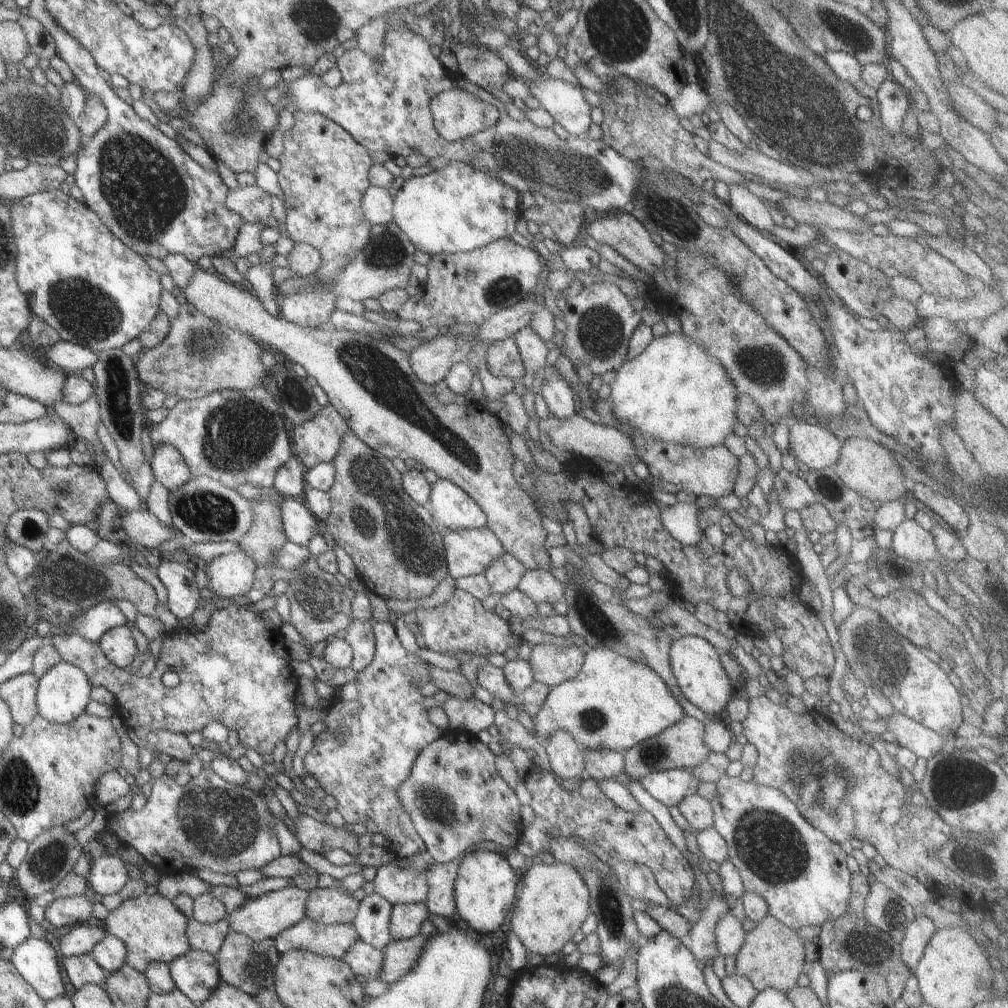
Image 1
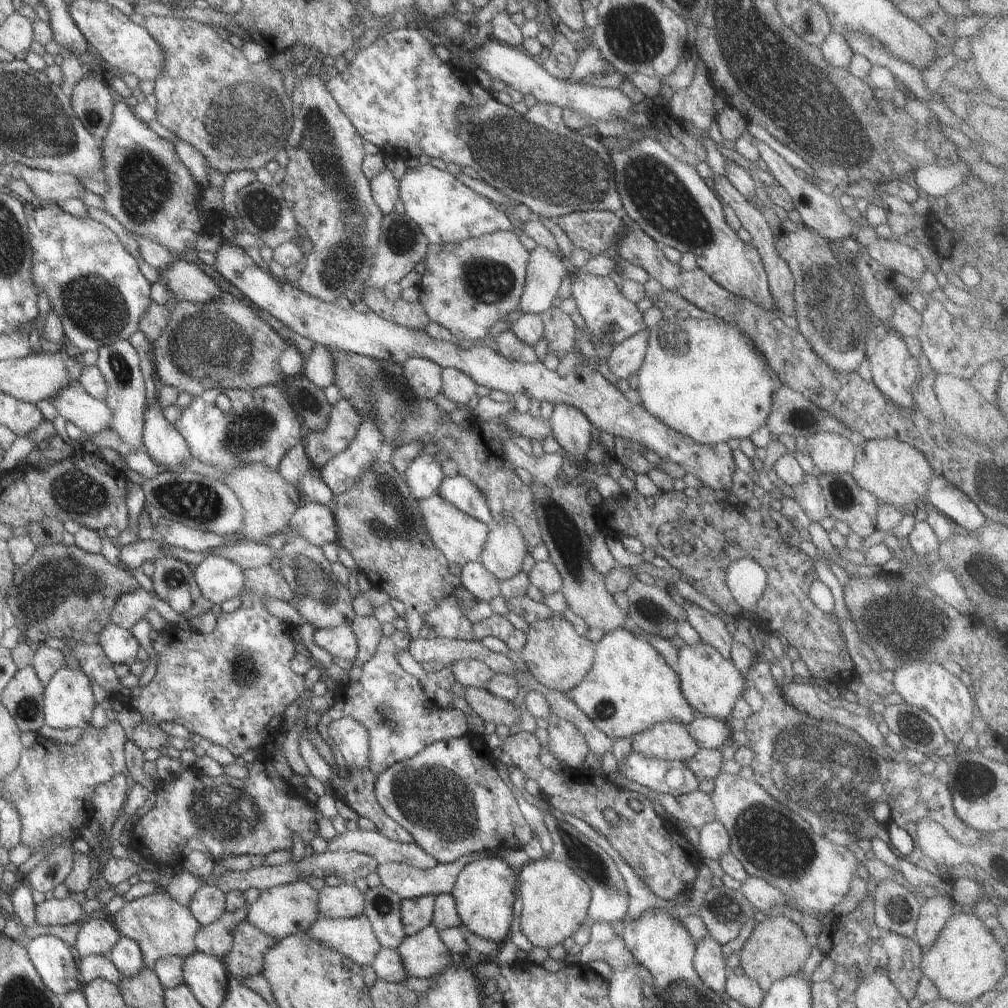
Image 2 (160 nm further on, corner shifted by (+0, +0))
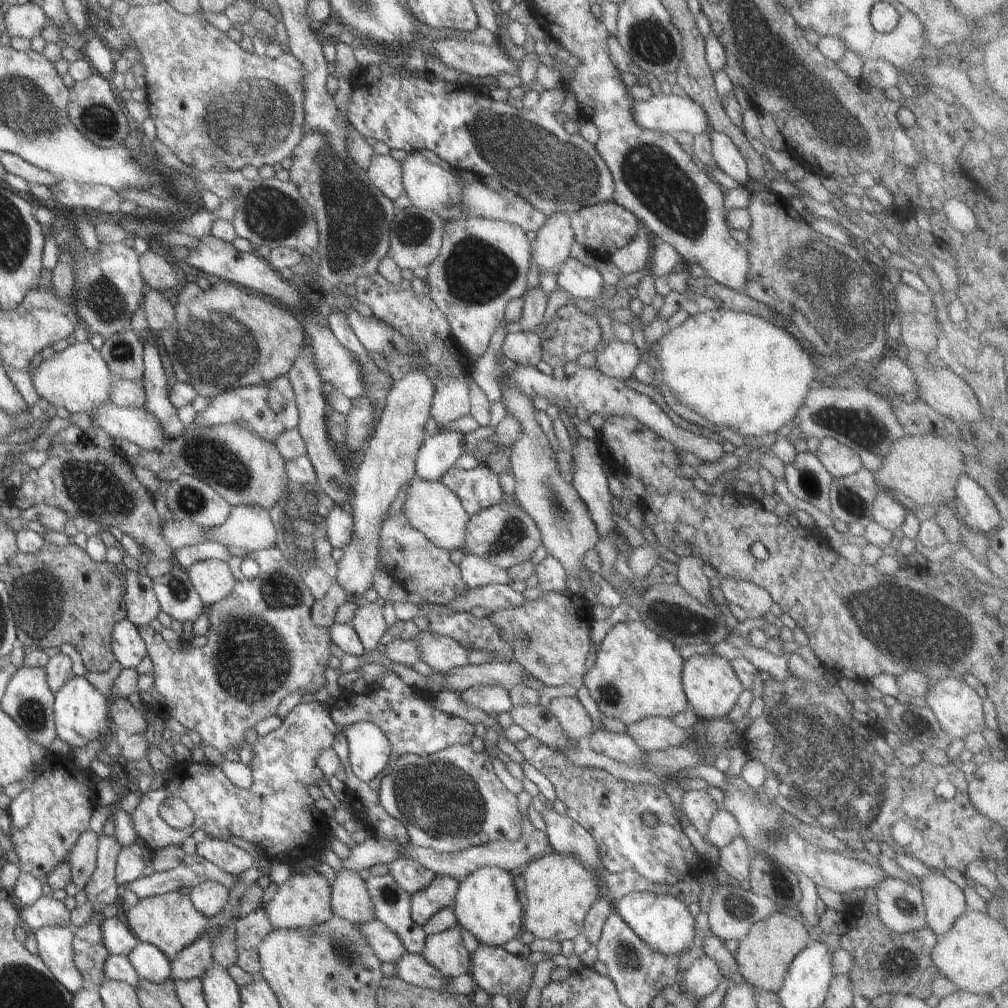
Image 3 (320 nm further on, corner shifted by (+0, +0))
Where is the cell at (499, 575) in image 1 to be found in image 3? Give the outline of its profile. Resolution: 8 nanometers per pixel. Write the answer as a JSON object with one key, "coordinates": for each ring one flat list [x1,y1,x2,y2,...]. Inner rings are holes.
{"coordinates":[[499,502,477,512,467,520,467,526,463,530,463,554,470,554,483,560,495,568,506,570,519,562,525,562,532,556,539,546,539,532,533,520,515,504]]}

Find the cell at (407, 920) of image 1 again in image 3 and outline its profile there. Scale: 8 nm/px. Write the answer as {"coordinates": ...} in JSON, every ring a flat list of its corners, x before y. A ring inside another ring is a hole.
{"coordinates":[[435,875,426,888,415,892,409,900,410,918,415,926,421,926,445,906,452,905,452,899,459,886,459,878]]}

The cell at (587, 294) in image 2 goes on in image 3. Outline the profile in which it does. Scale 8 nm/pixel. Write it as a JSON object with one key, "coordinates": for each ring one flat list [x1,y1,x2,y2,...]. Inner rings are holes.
{"coordinates":[[573,258,561,264,556,277,559,289,569,297,591,301,602,293,604,283,599,272]]}

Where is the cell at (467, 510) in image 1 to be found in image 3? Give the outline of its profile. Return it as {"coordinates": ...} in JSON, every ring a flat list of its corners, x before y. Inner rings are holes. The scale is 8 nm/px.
{"coordinates":[[482,464,471,470,461,470,452,465,441,476,440,482,459,500,469,517,499,503,503,496,498,474]]}

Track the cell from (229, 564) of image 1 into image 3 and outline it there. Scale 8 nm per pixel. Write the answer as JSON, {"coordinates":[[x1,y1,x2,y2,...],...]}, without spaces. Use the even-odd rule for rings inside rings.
{"coordinates":[[199,560,186,569,191,587,195,590,202,606,221,600,233,590,233,576,226,562,221,560]]}

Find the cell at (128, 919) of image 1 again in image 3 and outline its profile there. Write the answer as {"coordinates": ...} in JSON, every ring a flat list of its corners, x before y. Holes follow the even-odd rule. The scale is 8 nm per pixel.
{"coordinates":[[178,891,139,898,134,906,125,907,124,913,127,927,133,936,140,942,155,946,169,959,175,958,183,948,191,945,191,942,195,942,210,928,207,918,195,912,188,896,183,896]]}

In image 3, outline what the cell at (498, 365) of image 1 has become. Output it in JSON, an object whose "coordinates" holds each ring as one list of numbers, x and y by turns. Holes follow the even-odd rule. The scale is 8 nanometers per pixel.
{"coordinates":[[538,332,507,333,500,354,507,362,535,367,542,360]]}

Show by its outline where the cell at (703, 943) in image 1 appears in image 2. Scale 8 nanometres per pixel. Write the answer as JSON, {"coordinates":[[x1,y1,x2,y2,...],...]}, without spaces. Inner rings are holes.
{"coordinates":[[707,936,696,942,692,967,703,984,712,991,723,990,723,978,727,976,721,945]]}

